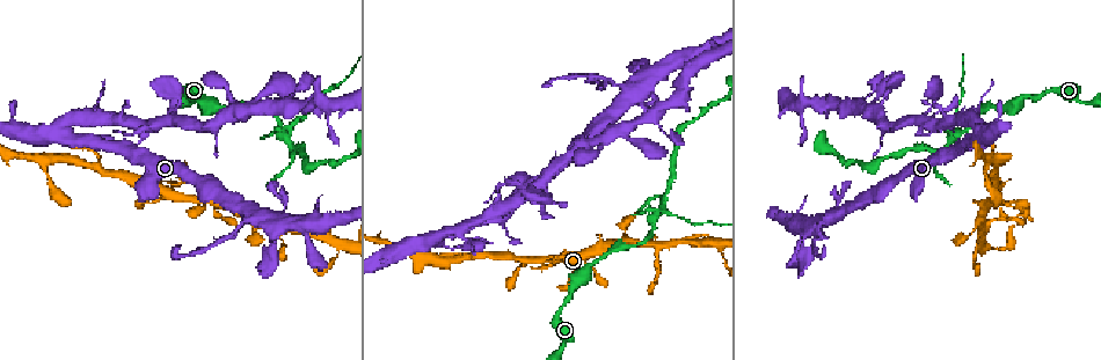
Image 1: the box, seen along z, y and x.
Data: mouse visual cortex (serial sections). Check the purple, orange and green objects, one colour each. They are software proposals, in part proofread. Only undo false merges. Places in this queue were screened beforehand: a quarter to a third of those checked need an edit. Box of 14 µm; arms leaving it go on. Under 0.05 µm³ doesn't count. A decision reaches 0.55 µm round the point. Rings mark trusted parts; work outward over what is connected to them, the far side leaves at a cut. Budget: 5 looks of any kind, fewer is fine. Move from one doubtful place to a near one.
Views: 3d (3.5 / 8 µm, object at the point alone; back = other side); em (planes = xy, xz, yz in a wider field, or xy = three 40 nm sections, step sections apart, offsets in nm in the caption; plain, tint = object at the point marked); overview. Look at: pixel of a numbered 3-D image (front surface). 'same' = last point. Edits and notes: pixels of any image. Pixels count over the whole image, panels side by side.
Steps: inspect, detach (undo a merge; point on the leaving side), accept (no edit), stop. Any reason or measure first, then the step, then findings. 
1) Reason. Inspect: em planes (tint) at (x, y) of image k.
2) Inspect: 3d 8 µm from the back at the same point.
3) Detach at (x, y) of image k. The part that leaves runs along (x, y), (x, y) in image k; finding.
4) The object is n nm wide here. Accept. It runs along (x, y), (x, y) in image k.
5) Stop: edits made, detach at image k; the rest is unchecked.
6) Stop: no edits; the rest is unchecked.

Side arm on a straight run. Inspect: 3d 8 µm from the back at (950, 137) of image 1.

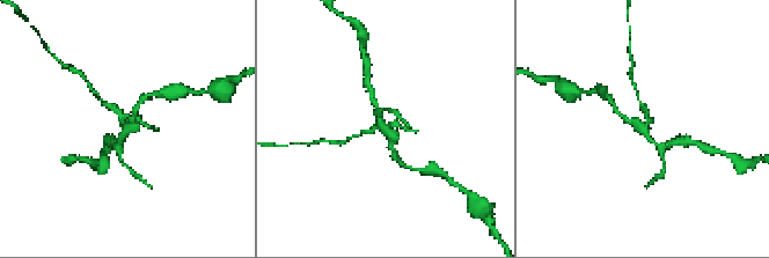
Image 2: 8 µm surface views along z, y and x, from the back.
Inspect: 3d 3.5 µm at (387, 128) of image 2.

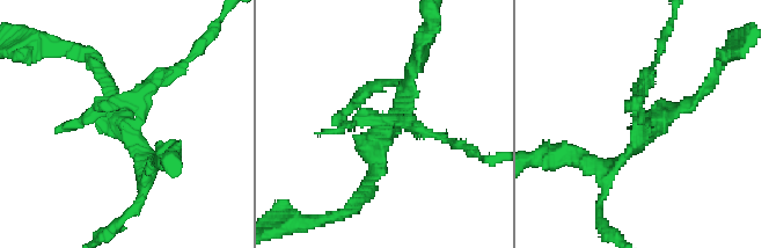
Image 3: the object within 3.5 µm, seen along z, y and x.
Inspect: em xy step 5 (tint) at (387, 128) of image 3.

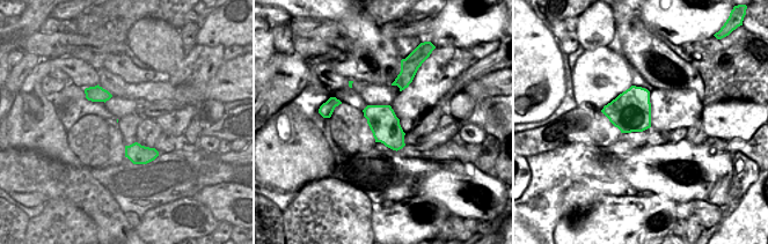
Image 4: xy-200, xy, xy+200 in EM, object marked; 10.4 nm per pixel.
Detach at (87, 116) of image 3. A second cell is stuck on.

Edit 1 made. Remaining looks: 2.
Four arms meet. Inspect: 3d 3.5 µm at (627, 88) of image 1.

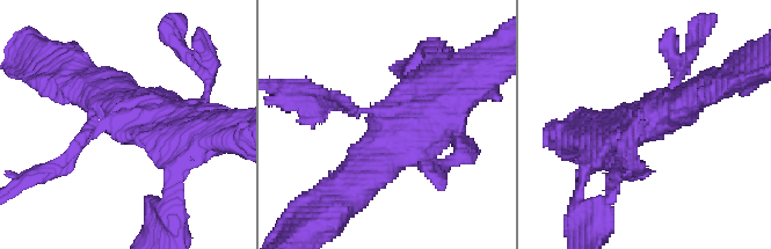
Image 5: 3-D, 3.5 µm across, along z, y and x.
4 arms meet here; the arms are 150, 200, 400, 500 nm wide; need the tissue. Inspect: em xy step 5 (tint) at (386, 123) of image 5.

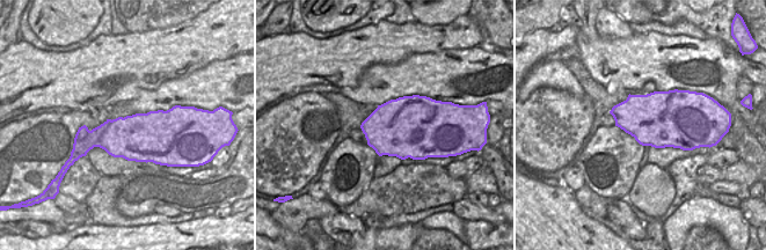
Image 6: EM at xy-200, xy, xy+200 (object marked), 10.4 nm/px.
Detach at (628, 154) of image 5. The part that leaves runs along (100, 124), (53, 167), (28, 177) in image 5; two cells meet here.

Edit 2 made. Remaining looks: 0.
Stop: edits made, detach at image 3, detach at image 5; the rest is unchecked.

